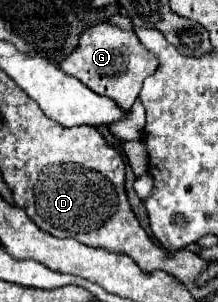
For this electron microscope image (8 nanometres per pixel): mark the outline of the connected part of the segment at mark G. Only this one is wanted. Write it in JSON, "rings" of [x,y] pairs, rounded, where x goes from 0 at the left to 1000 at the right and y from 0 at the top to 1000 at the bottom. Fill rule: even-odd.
{"rings":[[[514,79],[413,86],[376,119],[358,159],[275,219],[312,252],[358,258],[422,305],[486,318],[541,344],[560,371],[587,371],[633,325],[651,272],[725,232],[725,192],[679,172],[615,106],[560,99]]]}

